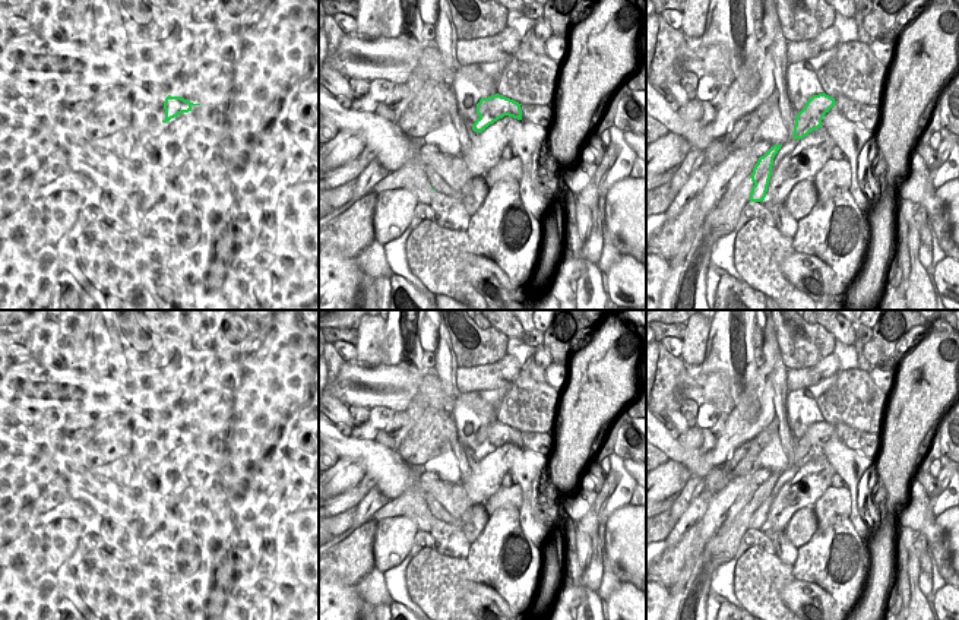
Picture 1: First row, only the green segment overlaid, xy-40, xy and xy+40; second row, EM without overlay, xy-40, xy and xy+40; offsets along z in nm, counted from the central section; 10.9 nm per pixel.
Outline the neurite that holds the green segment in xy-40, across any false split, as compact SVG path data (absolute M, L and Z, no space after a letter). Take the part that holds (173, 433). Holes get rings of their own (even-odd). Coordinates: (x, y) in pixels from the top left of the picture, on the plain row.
M168 423L164 428L165 446L162 447L162 450L170 449L171 446L177 445L181 440L192 439L193 433L200 433L200 431L193 431L181 424Z

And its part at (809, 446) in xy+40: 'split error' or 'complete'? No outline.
complete

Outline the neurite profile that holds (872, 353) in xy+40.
M870 339L864 345L863 355L871 367L877 366L877 363L880 360L880 348L876 345L876 342L873 339Z

